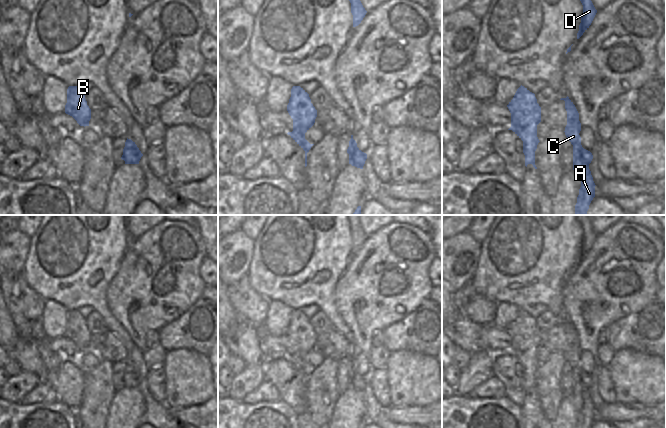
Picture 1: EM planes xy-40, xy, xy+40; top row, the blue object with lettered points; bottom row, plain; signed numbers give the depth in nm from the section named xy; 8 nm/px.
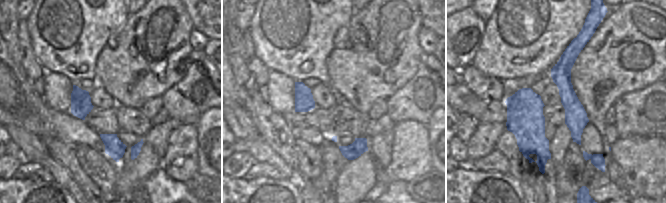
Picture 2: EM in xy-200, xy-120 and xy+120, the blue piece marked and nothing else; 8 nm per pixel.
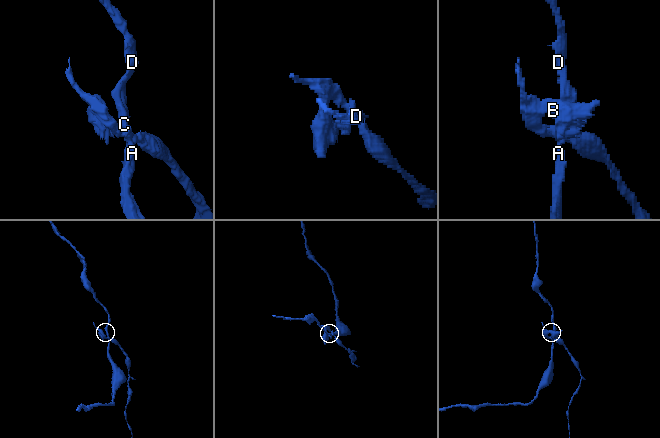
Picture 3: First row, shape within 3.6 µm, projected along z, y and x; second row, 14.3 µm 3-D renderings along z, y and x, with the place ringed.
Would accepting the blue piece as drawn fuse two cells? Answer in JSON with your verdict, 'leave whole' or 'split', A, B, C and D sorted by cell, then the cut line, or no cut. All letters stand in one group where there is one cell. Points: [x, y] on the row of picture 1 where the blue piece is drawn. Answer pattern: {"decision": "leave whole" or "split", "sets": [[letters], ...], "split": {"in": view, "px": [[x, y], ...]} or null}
{"decision": "split", "sets": [["A", "C", "D"], ["B"]], "split": {"in": "xy+40", "px": [[583, 148], [581, 160], [588, 164]]}}

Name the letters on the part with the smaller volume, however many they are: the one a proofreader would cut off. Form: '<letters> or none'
B

